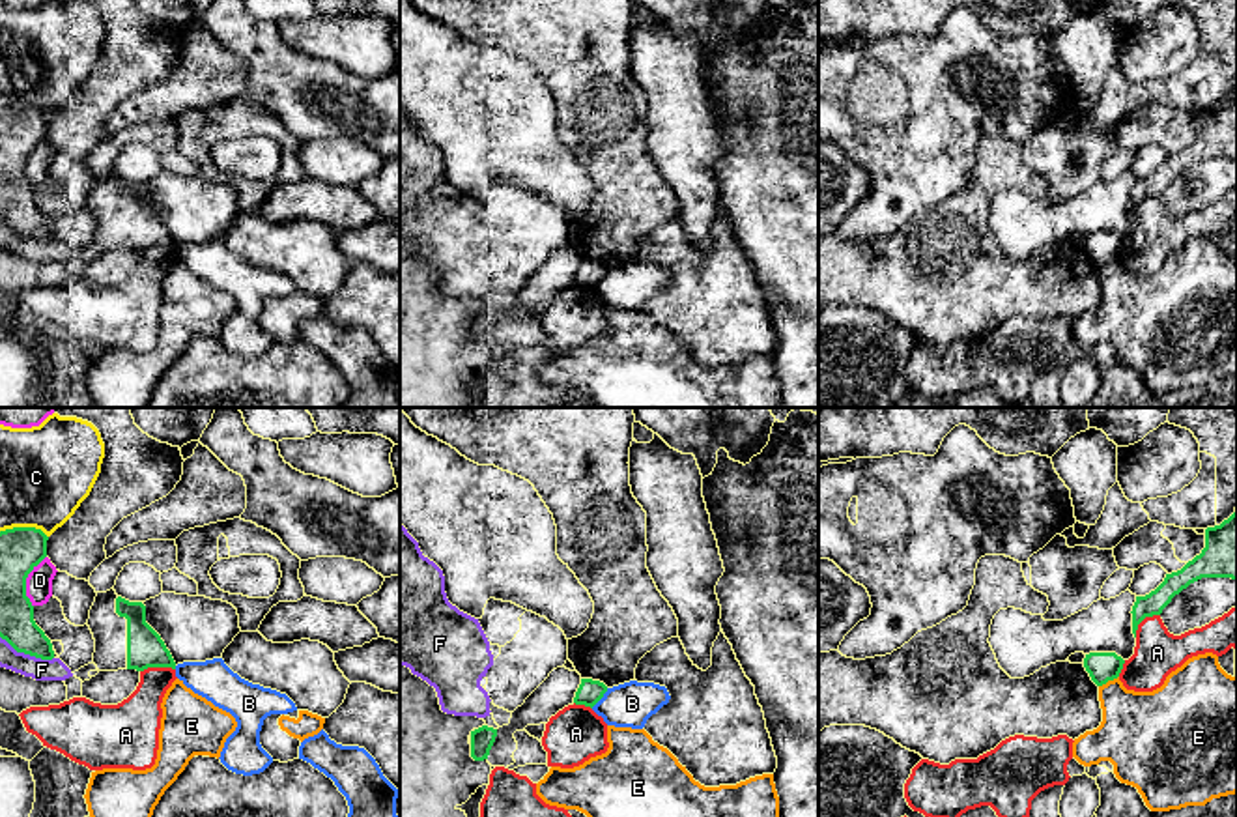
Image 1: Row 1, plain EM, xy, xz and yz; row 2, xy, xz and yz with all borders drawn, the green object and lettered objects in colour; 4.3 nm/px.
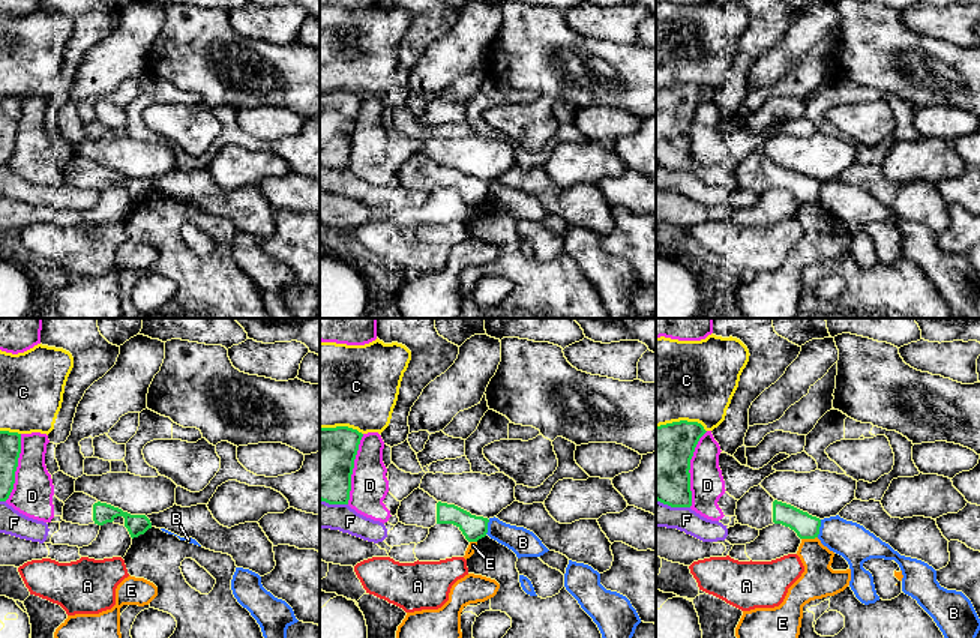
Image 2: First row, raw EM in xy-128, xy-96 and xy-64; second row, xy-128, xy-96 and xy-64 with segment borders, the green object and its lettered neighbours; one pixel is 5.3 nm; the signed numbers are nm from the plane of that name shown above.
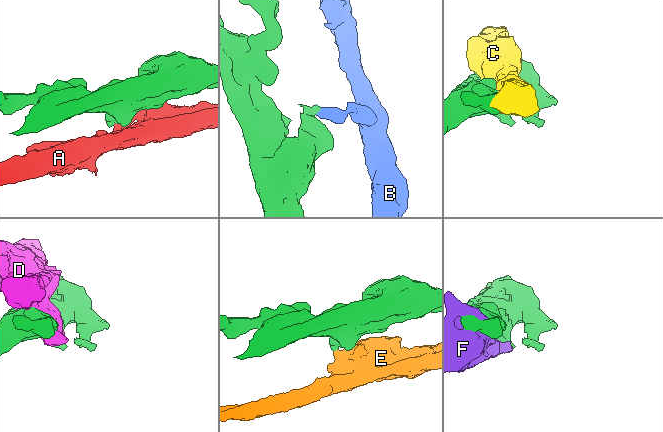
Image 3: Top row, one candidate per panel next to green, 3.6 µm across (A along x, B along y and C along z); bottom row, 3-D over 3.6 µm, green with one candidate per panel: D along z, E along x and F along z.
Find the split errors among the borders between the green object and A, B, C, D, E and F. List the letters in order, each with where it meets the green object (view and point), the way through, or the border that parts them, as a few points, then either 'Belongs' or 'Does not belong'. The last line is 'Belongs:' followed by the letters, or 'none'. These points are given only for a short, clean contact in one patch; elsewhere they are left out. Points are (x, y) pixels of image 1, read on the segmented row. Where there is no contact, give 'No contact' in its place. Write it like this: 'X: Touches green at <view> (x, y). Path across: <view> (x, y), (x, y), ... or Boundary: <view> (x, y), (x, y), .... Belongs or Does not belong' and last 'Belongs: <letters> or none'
A: Touches green at xy (157, 666). Does not belong
B: Touches green at xz (600, 698). Boundary: xz (608, 688), (591, 707). Does not belong
C: Touches green at xy (25, 528). Does not belong
D: Touches green at xy (25, 582). Does not belong
E: Touches green at yz (1109, 679). Does not belong
F: Touches green at xy (27, 653). Does not belong
Belongs: none

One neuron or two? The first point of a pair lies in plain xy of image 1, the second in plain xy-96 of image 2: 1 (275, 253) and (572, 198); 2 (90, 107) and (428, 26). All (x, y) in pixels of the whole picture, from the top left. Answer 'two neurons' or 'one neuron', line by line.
1: one neuron
2: one neuron

